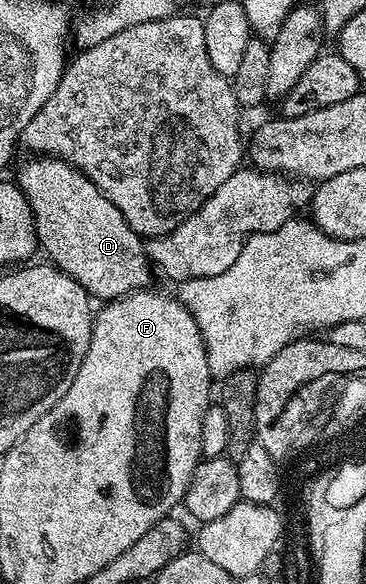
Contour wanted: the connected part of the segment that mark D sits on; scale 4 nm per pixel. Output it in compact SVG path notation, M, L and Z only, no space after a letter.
M30 156L27 159L19 168L16 181L18 187L26 193L32 208L41 253L46 253L53 265L79 282L91 299L113 300L133 294L136 290L147 289L151 285L152 263L146 254L146 242L141 234L130 227L128 220L124 220L120 208L116 208L116 204L112 204L112 200L108 200L108 196L104 196L104 192L100 192L92 180L88 180L88 176L64 160L45 156Z

